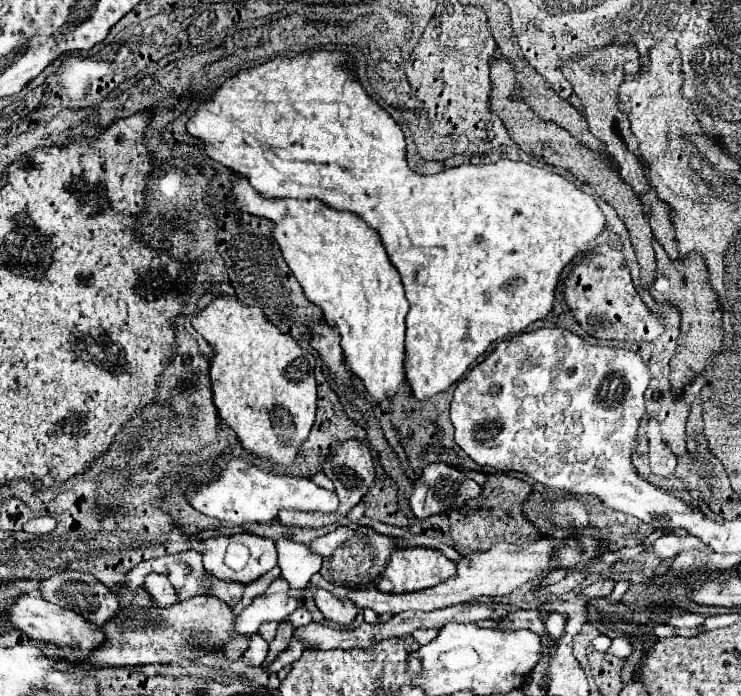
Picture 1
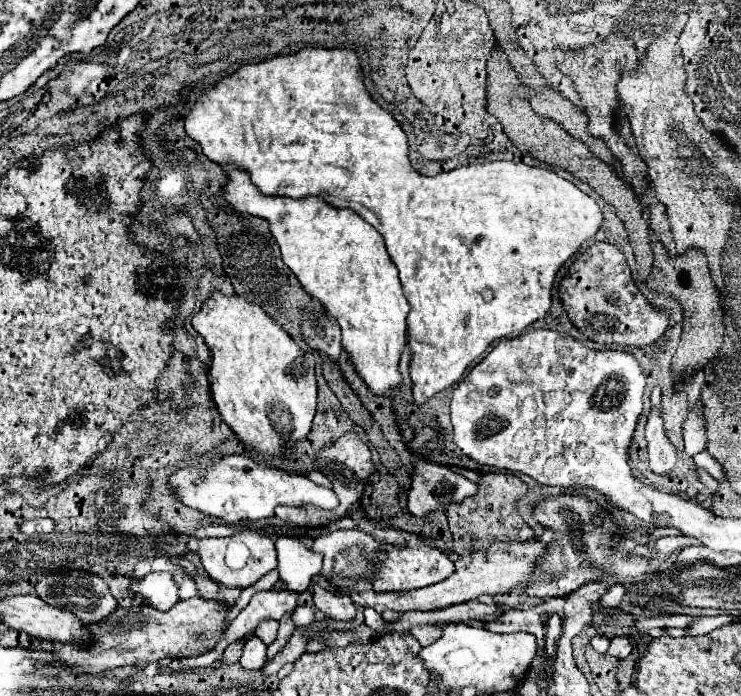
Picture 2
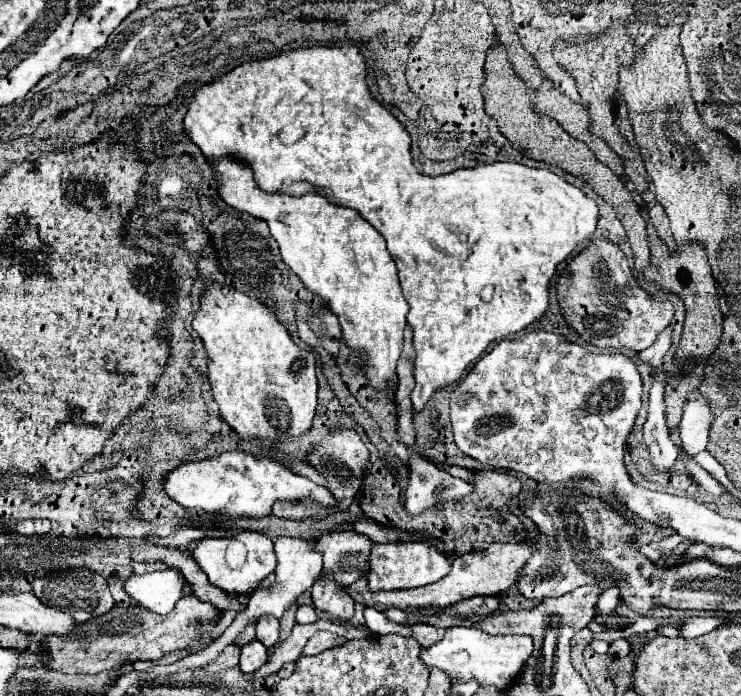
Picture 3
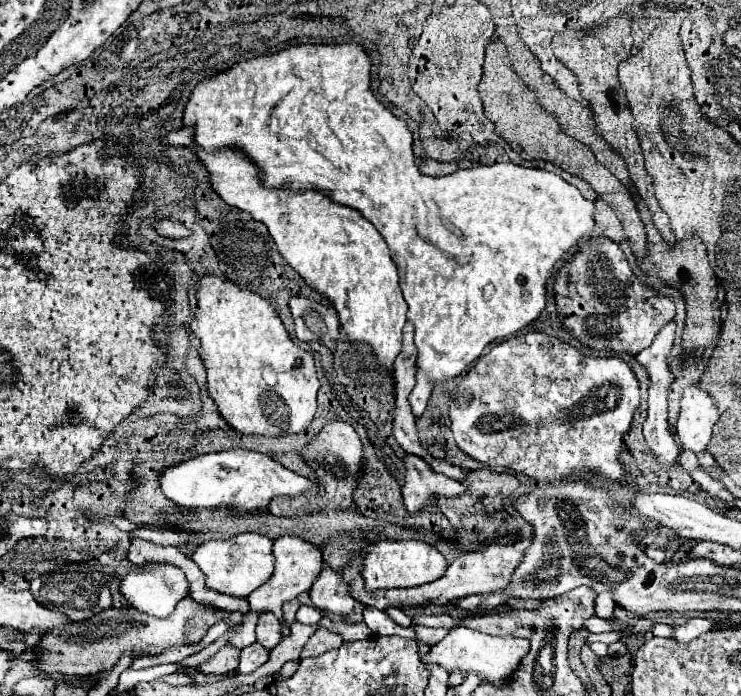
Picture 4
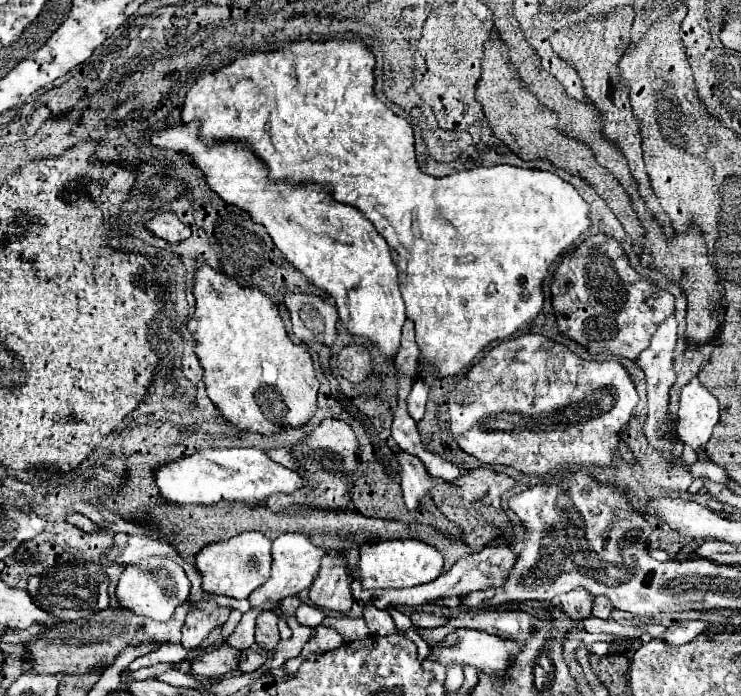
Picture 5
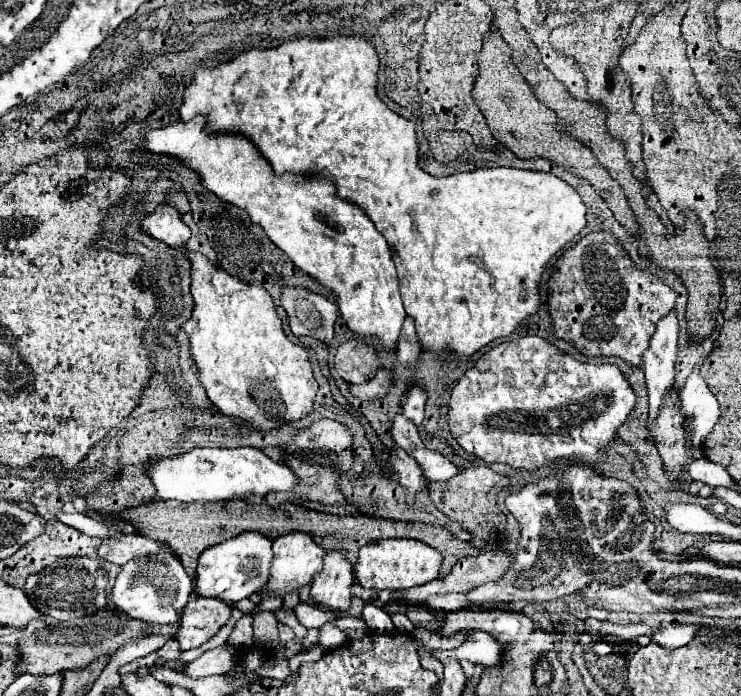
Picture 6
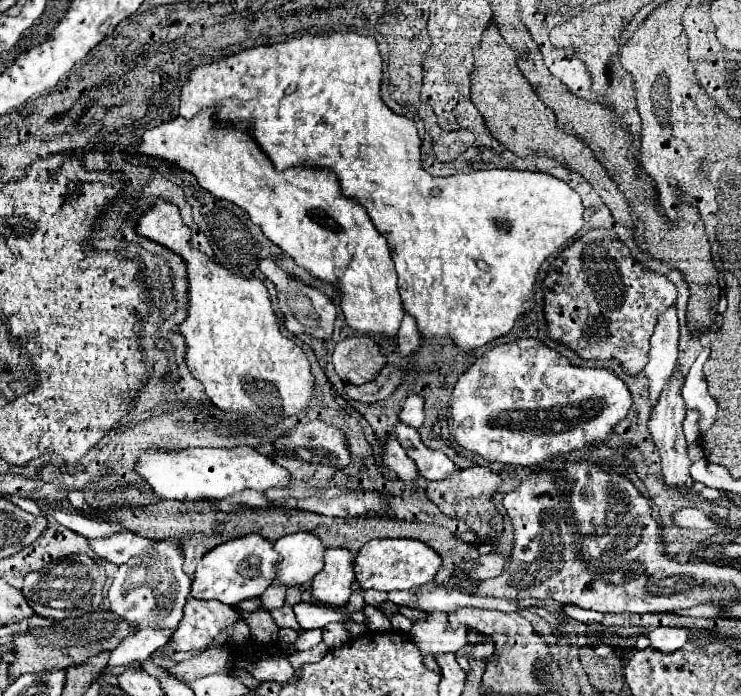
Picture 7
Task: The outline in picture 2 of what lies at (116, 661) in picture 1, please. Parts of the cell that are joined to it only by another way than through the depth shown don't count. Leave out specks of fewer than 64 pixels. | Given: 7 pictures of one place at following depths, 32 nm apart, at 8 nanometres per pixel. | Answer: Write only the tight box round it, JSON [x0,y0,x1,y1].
[52,596,246,674]

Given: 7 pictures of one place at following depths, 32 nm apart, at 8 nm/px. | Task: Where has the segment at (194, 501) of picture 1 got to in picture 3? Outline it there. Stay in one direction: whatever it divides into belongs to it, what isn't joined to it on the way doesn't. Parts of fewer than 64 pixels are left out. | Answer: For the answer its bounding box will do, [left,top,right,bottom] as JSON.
[164,452,336,520]

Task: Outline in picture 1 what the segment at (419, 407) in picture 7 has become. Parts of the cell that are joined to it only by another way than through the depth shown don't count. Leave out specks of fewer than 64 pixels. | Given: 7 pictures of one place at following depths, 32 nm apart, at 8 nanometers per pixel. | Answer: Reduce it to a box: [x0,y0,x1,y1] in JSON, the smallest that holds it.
[188,52,606,400]

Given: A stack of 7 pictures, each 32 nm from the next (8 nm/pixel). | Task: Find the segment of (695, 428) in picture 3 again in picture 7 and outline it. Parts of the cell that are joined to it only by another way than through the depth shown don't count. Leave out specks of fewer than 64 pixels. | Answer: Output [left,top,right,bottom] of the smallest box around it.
[682,350,716,440]

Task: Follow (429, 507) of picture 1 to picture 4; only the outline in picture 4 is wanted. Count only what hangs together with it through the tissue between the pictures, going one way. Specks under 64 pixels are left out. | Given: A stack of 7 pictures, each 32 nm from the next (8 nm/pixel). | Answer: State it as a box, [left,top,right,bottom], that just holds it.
[402,454,468,514]

